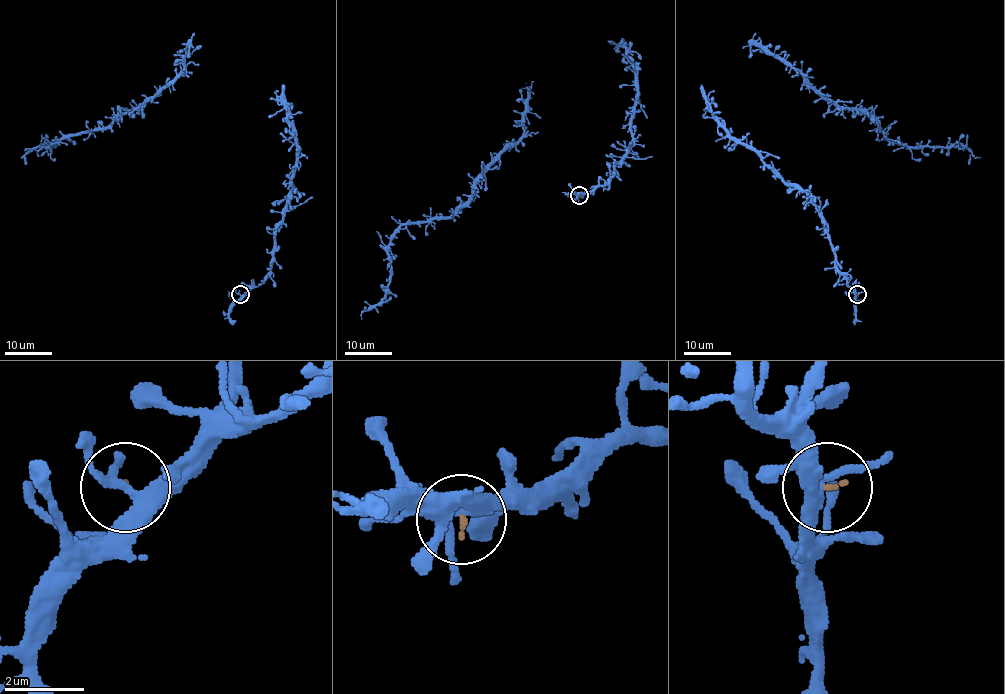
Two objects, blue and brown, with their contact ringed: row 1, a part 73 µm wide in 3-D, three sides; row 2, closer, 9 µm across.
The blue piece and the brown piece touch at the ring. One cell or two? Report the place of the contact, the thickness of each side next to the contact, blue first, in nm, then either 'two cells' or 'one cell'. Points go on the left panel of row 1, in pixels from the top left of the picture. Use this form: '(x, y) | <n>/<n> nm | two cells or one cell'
(240, 294) | 300/60 nm | two cells

